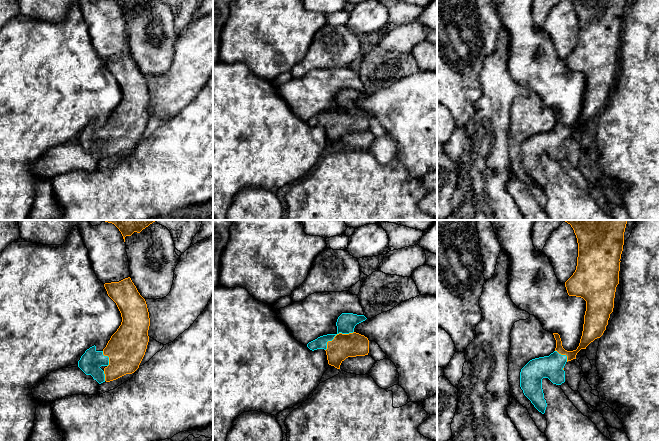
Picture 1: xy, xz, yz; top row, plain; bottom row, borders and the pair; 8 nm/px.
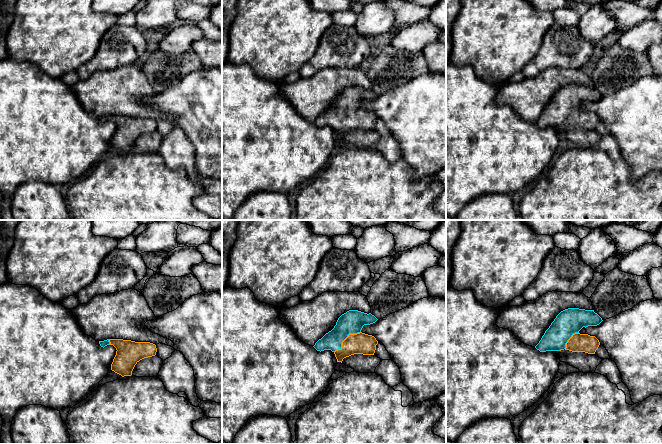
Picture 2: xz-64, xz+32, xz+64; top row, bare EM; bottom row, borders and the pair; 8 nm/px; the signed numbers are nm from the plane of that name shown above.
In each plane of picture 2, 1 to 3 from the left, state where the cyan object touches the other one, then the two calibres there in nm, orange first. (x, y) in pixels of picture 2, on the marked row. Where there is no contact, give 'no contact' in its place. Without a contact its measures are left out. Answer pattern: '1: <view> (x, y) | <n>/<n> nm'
1: xz-64 (109, 341) | 200/50 nm
2: xz+32 (345, 339) | 170/190 nm
3: xz+64 (569, 339) | 150/200 nm

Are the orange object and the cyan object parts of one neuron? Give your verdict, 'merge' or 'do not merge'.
merge

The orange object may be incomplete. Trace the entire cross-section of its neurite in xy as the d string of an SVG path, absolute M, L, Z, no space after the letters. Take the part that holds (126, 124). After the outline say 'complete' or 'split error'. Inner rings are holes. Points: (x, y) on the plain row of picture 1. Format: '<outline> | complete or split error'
M130 53L105 59L104 63L121 89L121 101L102 127L97 127L94 121L78 137L78 143L99 160L132 150L139 144L149 118L150 102L146 77Z | split error

